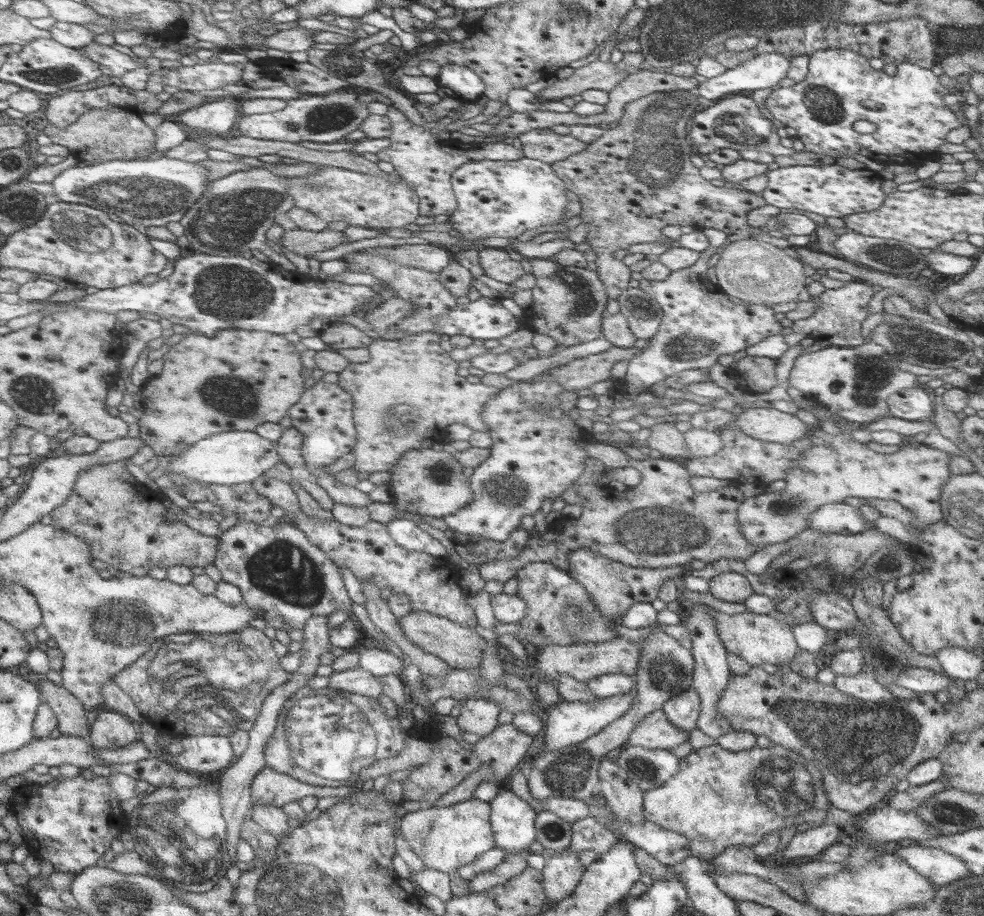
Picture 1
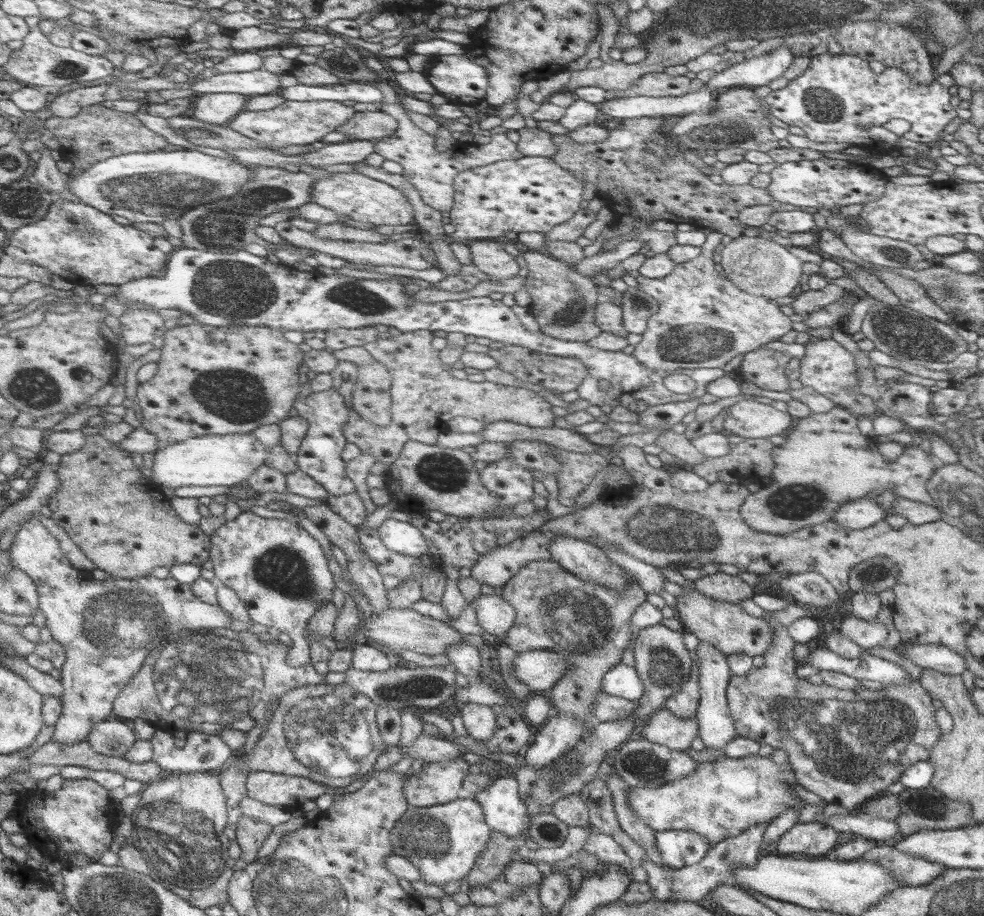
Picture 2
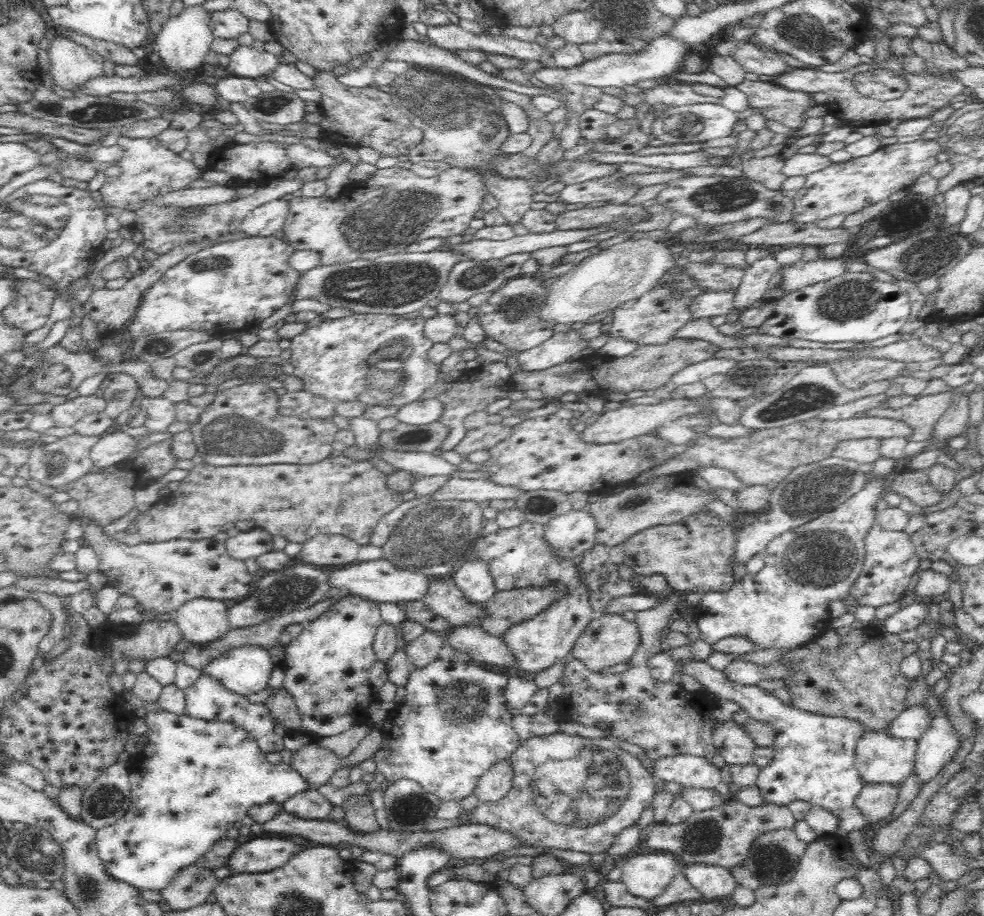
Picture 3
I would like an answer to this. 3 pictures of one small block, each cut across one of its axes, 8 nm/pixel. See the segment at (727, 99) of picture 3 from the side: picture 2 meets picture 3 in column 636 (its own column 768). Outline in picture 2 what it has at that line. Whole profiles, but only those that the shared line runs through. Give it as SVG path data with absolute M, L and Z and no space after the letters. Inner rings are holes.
M830 53L821 54L811 58L808 69L795 80L780 89L772 89L765 98L770 106L770 114L776 116L782 123L789 126L798 126L806 132L806 137L814 142L838 142L845 148L864 144L864 146L875 146L883 151L890 151L892 146L900 137L906 140L926 144L938 140L946 128L950 128L950 121L958 116L958 107L954 108L954 96L950 95L950 87L939 84L936 80L925 86L925 84L914 83L906 72L898 69L888 68L882 74L874 74L874 64L859 56L843 54L842 56ZM892 118L902 118L911 124L911 129L903 136L898 136L888 129L882 127L885 122Z

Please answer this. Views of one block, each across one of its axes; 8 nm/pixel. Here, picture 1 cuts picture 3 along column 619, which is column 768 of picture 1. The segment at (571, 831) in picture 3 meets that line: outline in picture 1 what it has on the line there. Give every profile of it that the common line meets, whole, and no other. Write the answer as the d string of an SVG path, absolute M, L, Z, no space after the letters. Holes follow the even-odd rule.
M772 744L769 748L754 746L743 752L729 752L718 745L693 750L685 758L679 758L677 776L670 778L664 786L645 792L643 808L646 821L686 836L693 849L692 855L708 862L730 846L752 847L774 830L799 824L822 826L830 805L825 777L819 775L810 760L798 752L791 752L790 748Z

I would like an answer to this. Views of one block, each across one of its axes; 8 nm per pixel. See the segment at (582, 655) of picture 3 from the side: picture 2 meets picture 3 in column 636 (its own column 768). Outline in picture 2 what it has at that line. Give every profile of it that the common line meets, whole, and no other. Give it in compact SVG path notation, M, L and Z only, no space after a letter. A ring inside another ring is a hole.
M683 588L683 593L676 598L676 617L681 621L684 630L694 634L700 641L713 644L722 654L729 656L734 653L760 656L769 650L773 643L773 628L762 617L754 617L738 604L719 601L704 596L695 588Z

